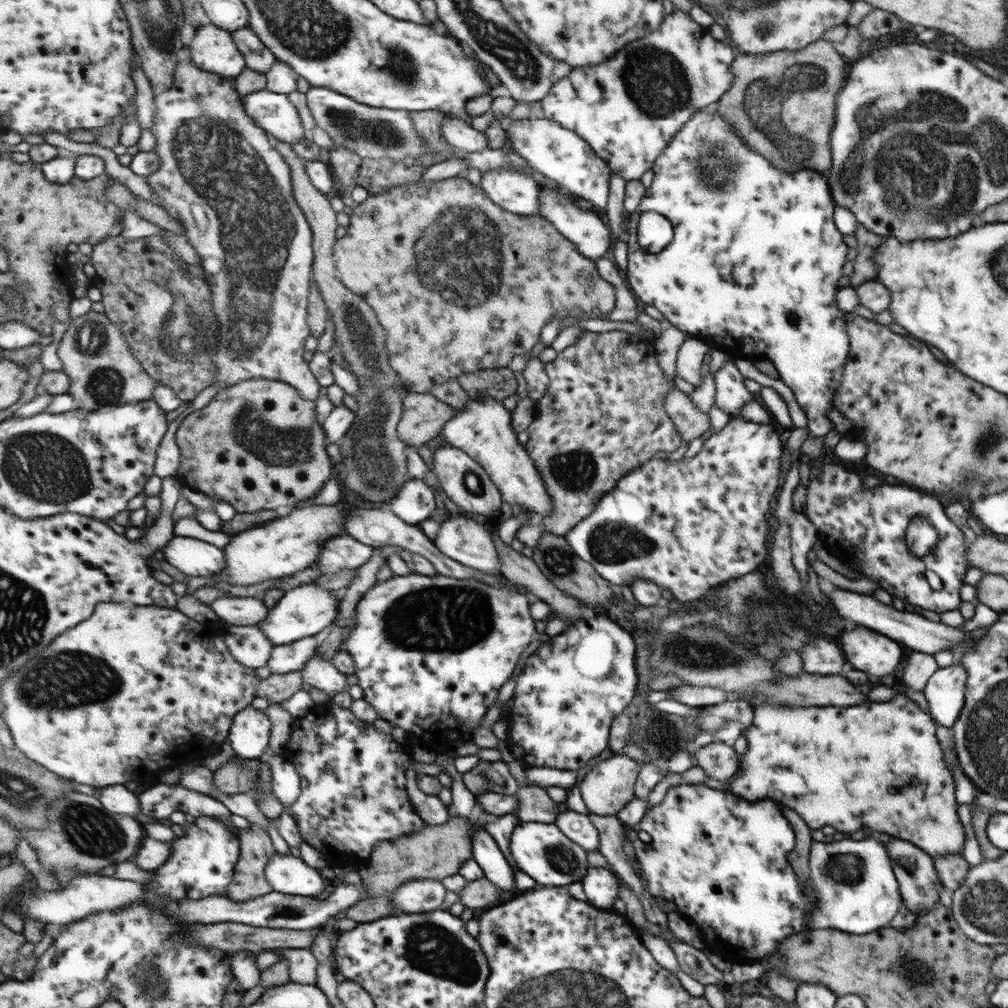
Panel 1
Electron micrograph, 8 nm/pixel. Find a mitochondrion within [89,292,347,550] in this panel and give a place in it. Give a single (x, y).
(184, 332)

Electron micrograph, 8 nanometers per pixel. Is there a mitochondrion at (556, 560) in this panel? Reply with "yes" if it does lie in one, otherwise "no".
yes

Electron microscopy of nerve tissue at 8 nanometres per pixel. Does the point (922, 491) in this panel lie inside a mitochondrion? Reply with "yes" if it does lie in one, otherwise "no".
no

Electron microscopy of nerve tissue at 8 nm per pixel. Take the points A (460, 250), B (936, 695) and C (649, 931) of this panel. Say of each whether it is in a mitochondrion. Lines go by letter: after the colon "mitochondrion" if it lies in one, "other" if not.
A: mitochondrion
B: other
C: other

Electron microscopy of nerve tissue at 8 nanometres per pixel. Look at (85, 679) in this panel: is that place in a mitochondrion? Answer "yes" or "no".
yes

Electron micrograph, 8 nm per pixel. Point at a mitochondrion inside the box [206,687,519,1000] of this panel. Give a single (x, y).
(431, 948)

